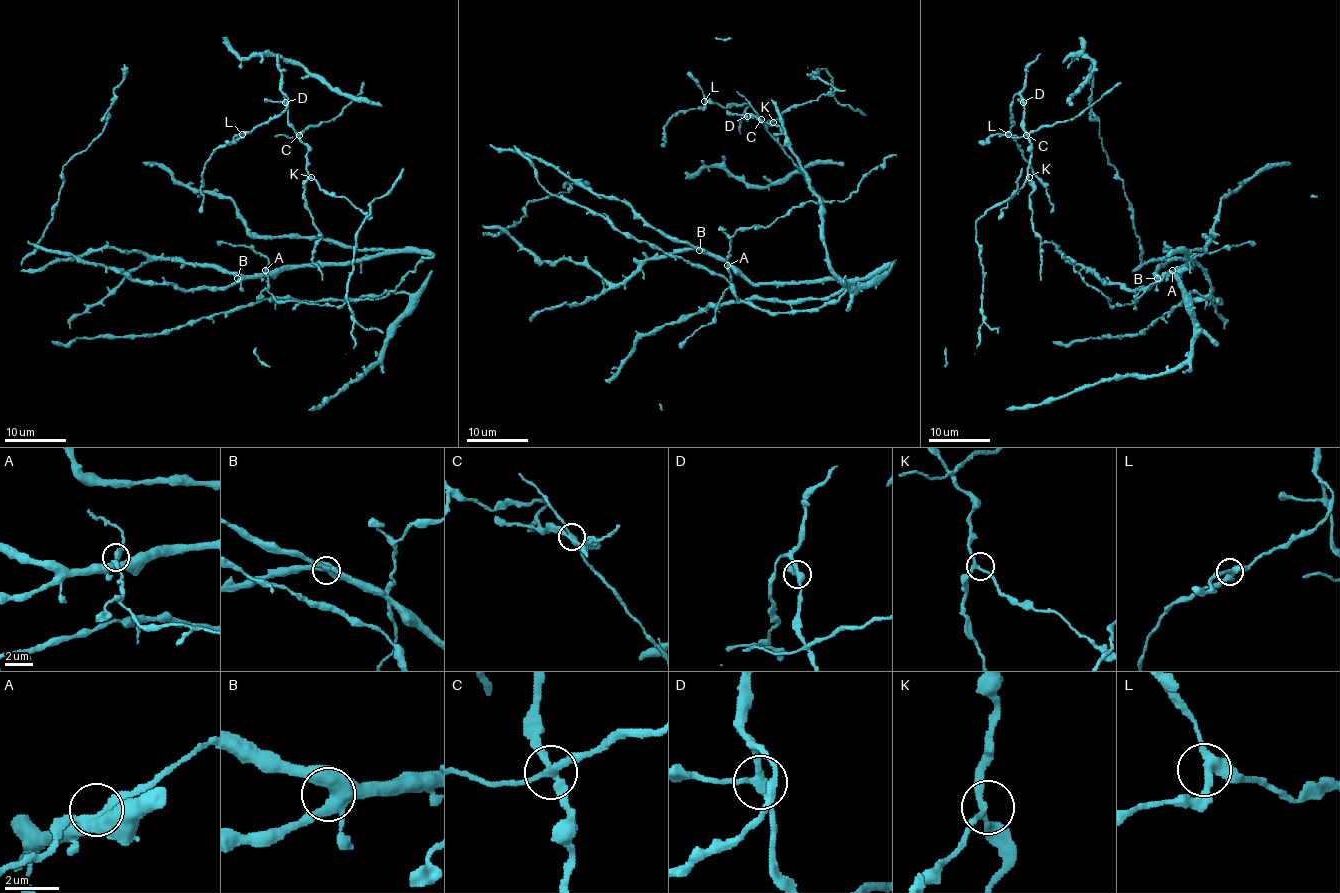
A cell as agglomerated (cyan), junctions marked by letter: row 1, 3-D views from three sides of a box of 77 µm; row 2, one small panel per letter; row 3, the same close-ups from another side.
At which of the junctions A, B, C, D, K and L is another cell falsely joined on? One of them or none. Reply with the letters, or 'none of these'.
C

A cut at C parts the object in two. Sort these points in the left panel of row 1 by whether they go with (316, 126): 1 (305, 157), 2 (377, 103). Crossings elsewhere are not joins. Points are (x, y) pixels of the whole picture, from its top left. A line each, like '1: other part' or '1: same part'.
1: other part
2: other part

